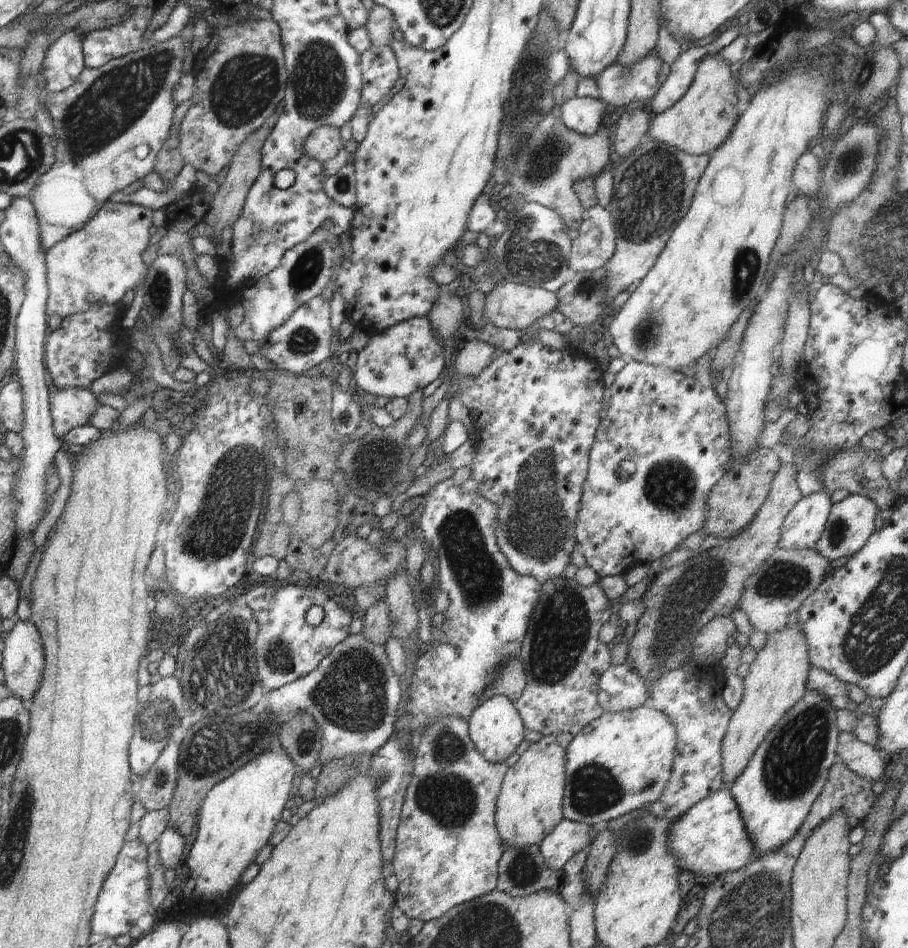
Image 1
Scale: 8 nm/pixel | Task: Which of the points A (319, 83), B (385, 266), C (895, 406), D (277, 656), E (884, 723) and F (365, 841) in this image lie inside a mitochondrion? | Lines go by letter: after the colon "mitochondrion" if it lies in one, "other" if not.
A: mitochondrion
B: other
C: other
D: mitochondrion
E: other
F: other

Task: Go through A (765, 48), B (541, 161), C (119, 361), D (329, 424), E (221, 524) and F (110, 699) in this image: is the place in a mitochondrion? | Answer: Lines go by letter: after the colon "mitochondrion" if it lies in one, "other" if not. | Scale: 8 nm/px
A: other
B: mitochondrion
C: other
D: other
E: mitochondrion
F: other

